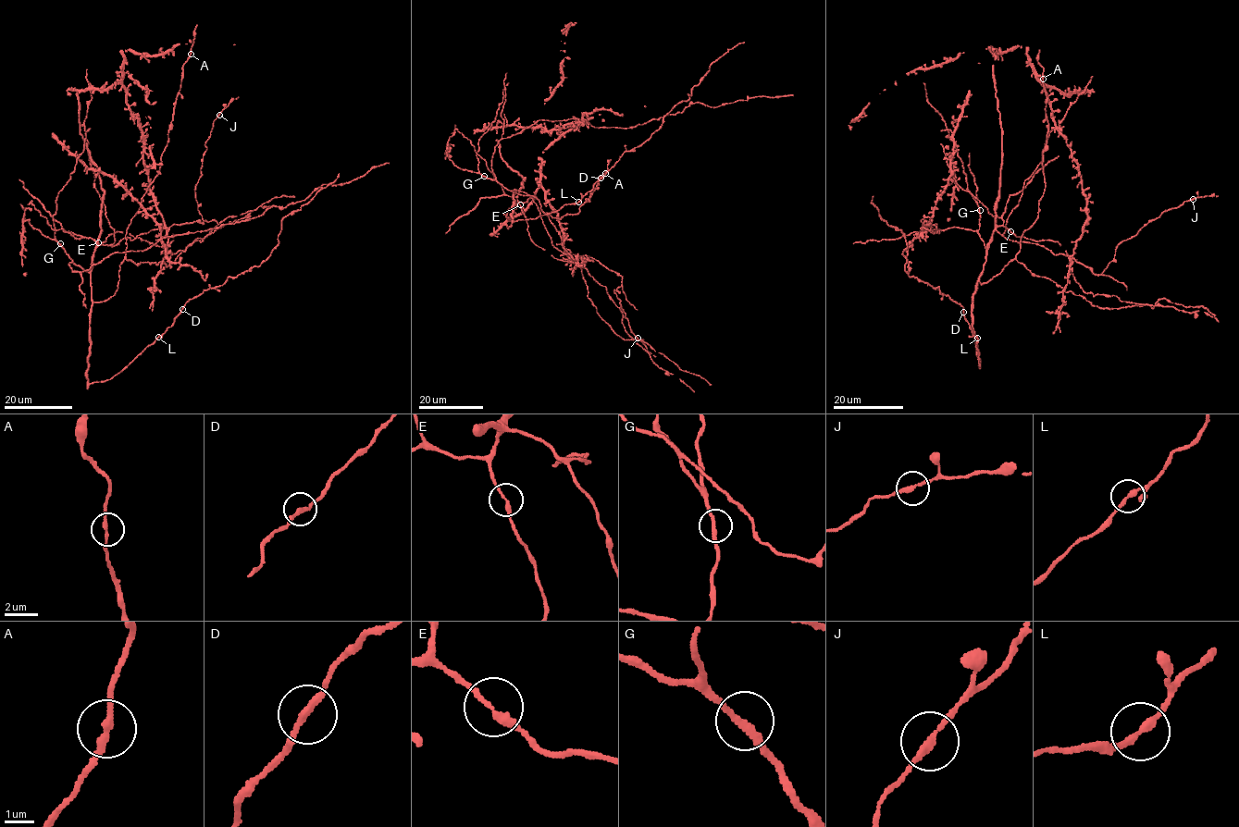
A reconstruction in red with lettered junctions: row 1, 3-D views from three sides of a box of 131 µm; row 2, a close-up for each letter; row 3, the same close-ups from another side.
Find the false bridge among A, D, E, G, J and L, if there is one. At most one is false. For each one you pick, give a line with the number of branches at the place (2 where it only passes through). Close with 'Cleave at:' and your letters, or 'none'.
Cleave at: none

